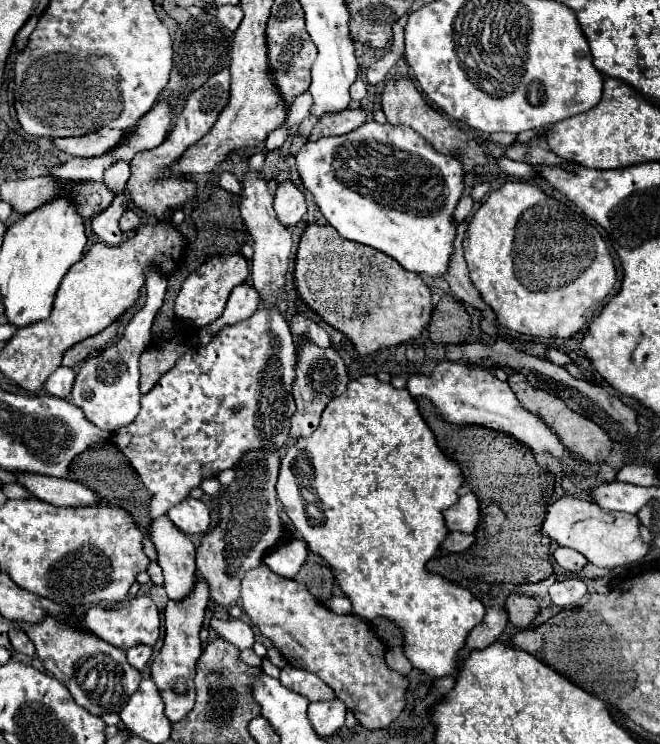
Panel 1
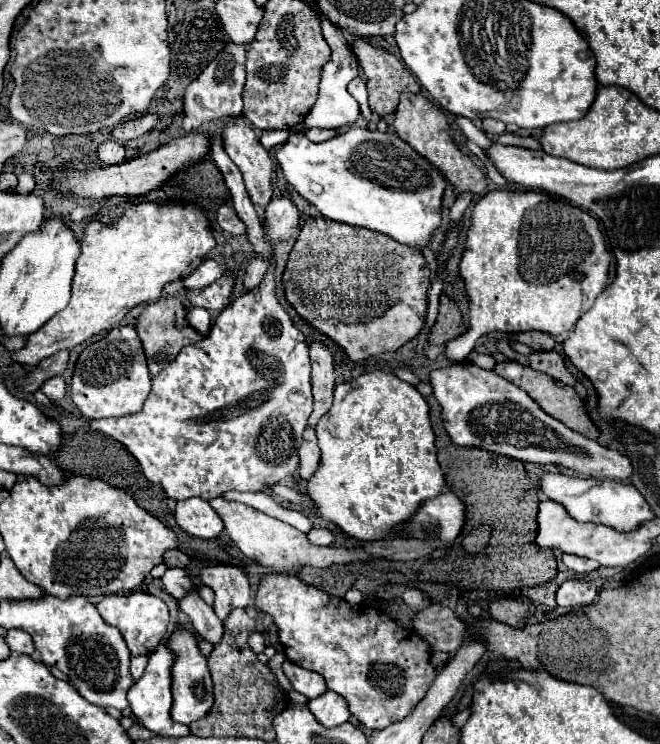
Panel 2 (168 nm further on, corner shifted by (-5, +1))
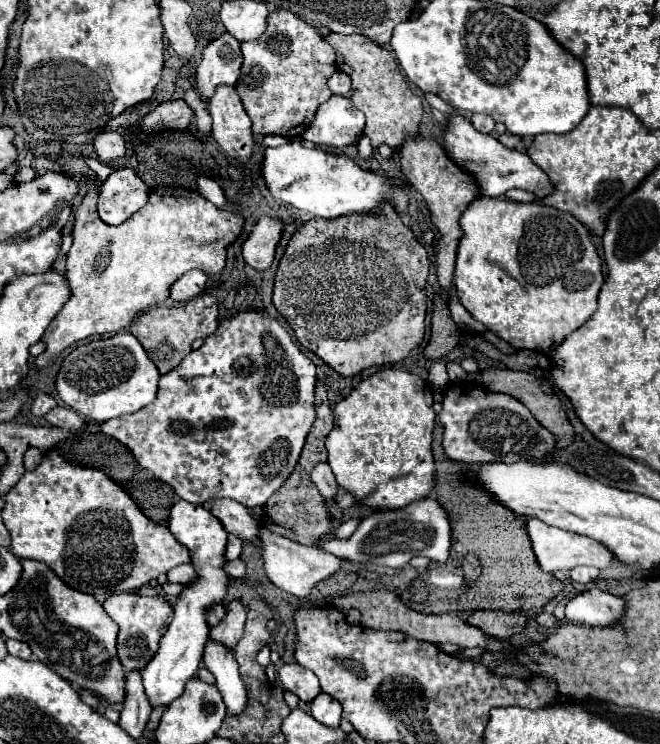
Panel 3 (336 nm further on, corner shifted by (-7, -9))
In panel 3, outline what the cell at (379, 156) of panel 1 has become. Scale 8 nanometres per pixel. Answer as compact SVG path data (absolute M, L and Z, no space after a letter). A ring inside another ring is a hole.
M290 140L284 146L278 148L266 148L264 152L264 160L262 160L262 168L260 168L260 176L264 178L270 194L276 200L282 200L302 212L308 212L316 218L338 218L338 216L348 216L348 214L374 214L378 212L380 202L394 202L396 210L406 210L406 194L402 190L394 190L392 184L386 178L378 178L376 172L370 170L362 170L352 158L348 156L336 156L336 154L328 154L320 148L304 148L298 140Z

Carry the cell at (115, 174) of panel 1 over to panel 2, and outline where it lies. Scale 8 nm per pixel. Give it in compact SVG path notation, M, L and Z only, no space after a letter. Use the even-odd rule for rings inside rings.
M104 140L98 146L98 158L106 166L116 166L116 164L124 164L126 162L126 152L124 152L124 146L120 142Z

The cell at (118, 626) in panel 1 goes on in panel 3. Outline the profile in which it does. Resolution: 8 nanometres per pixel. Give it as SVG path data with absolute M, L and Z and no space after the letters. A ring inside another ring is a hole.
M136 592L112 594L110 598L106 598L102 608L120 628L116 648L118 648L118 660L120 660L122 668L126 672L142 670L142 666L146 666L146 662L150 662L150 658L154 658L154 654L158 650L158 642L170 624L174 608L162 596L140 596Z

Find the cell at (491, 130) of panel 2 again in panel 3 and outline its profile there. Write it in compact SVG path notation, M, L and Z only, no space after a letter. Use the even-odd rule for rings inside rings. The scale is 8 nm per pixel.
M472 114L472 124L474 124L474 128L476 130L480 130L480 132L486 132L486 134L492 134L494 132L494 120L490 118L490 116L486 116L486 114Z

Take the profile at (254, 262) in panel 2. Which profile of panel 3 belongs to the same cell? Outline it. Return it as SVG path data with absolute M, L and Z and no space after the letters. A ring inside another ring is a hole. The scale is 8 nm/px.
M262 216L254 226L254 230L250 232L250 236L246 238L246 242L242 244L244 262L258 272L266 270L274 260L280 236L282 236L282 220Z

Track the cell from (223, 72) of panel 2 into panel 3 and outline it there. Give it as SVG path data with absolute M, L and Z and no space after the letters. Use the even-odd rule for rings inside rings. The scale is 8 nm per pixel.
M228 32L220 34L218 38L210 40L202 52L202 62L198 64L194 90L204 100L210 100L218 84L236 84L240 76L240 64L240 42Z

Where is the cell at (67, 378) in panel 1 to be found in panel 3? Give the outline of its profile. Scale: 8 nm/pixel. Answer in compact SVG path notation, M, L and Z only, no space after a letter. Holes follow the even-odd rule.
M38 394L30 406L30 414L34 416L44 416L48 410L52 410L56 406L56 400L48 394Z

